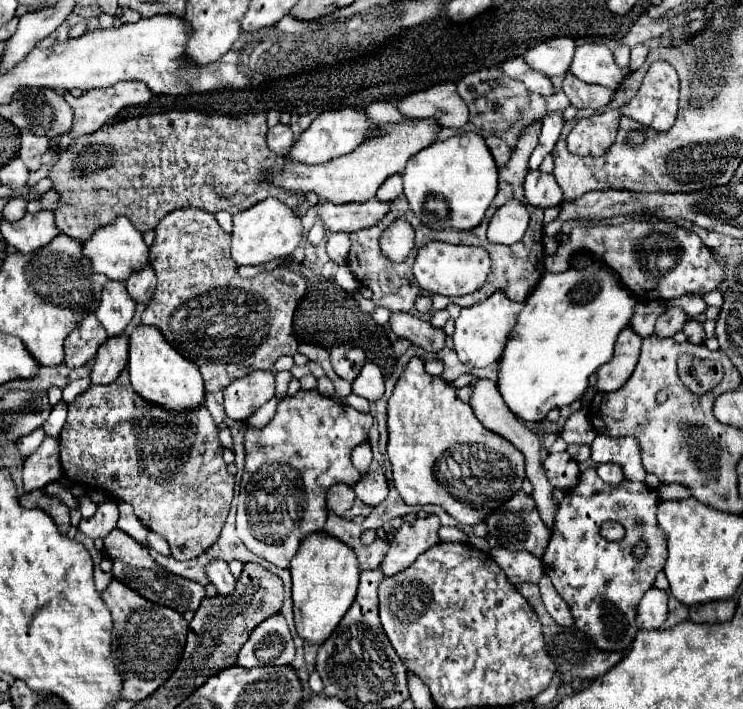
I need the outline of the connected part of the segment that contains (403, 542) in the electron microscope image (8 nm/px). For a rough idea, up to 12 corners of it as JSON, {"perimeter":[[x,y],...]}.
{"perimeter":[[435,514],[403,522],[385,558],[383,576],[407,570],[437,544]]}

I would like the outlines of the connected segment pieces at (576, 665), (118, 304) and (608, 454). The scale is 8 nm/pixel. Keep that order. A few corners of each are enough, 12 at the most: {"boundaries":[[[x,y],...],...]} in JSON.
{"boundaries":[[[519,584],[543,624],[547,650],[565,684],[593,680],[623,658],[599,650],[577,628],[547,614],[539,586]],[[107,282],[97,320],[119,336],[135,314],[123,282]],[[603,436],[591,460],[615,462],[627,480],[643,480],[641,446],[633,436]]]}

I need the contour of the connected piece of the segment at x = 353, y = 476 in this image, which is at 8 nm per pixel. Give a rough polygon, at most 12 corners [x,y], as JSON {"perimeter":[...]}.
{"perimeter":[[317,390],[247,428],[237,536],[289,568],[371,414]]}

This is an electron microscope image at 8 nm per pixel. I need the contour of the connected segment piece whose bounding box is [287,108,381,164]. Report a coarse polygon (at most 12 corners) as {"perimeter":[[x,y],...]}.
{"perimeter":[[363,108],[323,112],[287,158],[323,164],[381,134]]}

